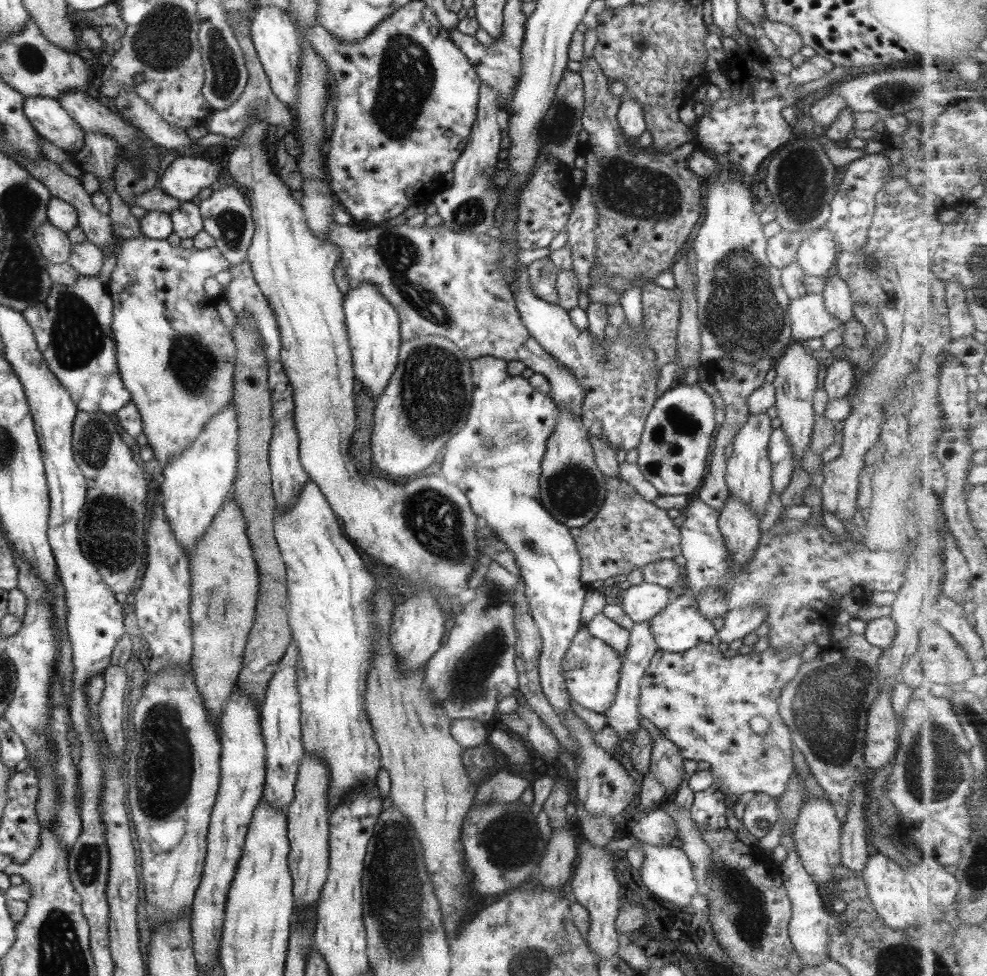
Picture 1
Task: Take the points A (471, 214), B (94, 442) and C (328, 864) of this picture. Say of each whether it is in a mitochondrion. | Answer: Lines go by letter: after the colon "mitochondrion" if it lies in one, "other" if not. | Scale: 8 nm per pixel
A: mitochondrion
B: mitochondrion
C: other

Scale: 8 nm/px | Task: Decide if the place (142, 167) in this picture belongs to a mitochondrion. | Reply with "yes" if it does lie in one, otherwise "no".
yes

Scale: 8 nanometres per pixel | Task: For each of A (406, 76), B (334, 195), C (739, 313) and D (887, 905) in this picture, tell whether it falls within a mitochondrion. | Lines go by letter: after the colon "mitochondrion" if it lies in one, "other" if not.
A: mitochondrion
B: other
C: mitochondrion
D: other

